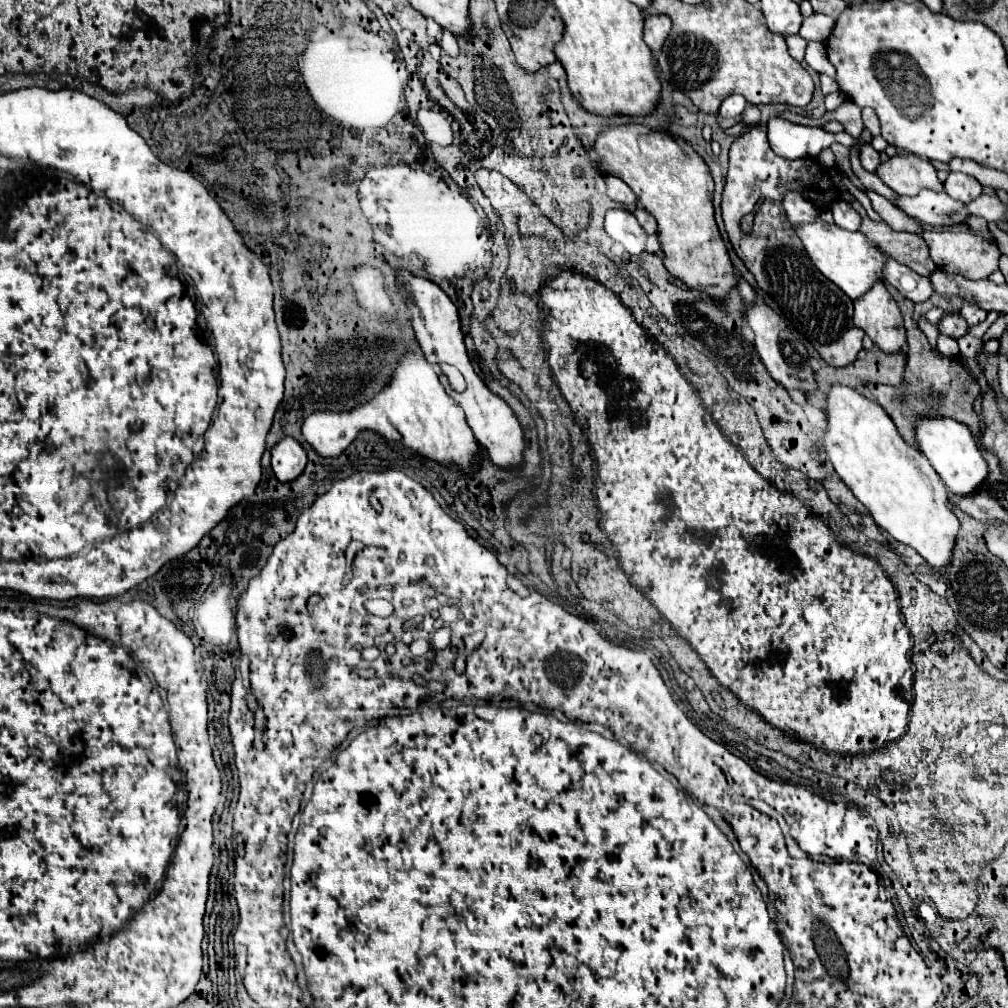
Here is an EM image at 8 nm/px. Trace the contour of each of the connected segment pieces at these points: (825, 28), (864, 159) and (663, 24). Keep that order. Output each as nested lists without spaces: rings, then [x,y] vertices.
[[[813,12],[811,16],[807,16],[801,24],[801,36],[805,40],[827,40],[831,30],[835,26],[835,20],[825,16],[825,14],[819,14],[819,12]]]
[[[861,146],[861,166],[867,170],[867,172],[875,172],[881,164],[881,158],[879,158],[879,152],[871,146]]]
[[[651,14],[645,18],[645,32],[643,40],[651,50],[661,50],[663,42],[667,40],[673,24],[669,22],[669,16],[665,14]]]

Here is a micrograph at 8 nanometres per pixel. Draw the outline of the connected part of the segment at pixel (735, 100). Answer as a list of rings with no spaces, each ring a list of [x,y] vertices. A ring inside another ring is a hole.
[[[731,94],[729,98],[723,100],[723,104],[721,104],[721,108],[719,108],[719,116],[723,116],[723,118],[741,116],[743,110],[745,110],[745,106],[747,106],[747,100],[745,100],[743,96]]]

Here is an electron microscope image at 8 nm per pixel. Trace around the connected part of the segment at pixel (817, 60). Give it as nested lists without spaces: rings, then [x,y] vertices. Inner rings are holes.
[[[809,42],[807,50],[805,50],[805,62],[817,70],[819,74],[827,74],[831,78],[835,78],[835,68],[831,66],[831,62],[827,60],[827,52],[825,52],[825,44],[821,42]]]

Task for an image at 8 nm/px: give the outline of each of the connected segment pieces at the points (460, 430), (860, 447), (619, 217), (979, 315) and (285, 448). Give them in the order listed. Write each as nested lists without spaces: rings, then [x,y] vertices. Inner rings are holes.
[[[415,350],[399,354],[389,382],[373,396],[373,400],[343,412],[315,410],[303,420],[305,440],[325,458],[339,456],[361,430],[373,430],[383,438],[397,440],[417,454],[441,464],[457,464],[463,470],[477,468],[477,442],[473,440],[475,436],[465,422],[461,406],[447,394],[437,372],[433,370],[433,364],[429,364],[425,356]]]
[[[831,384],[827,392],[827,428],[823,448],[839,478],[895,540],[915,548],[935,568],[947,566],[959,520],[945,506],[947,488],[929,460],[901,438],[889,414],[857,390]]]
[[[613,208],[605,214],[605,232],[625,246],[629,254],[641,254],[645,250],[645,232],[637,218],[625,208]]]
[[[965,304],[961,308],[961,316],[967,320],[969,326],[975,326],[975,324],[979,324],[987,318],[987,312],[981,310],[981,308],[975,308],[975,304]]]
[[[281,436],[281,440],[271,448],[271,466],[279,482],[295,480],[307,464],[307,454],[303,446],[293,436]]]

